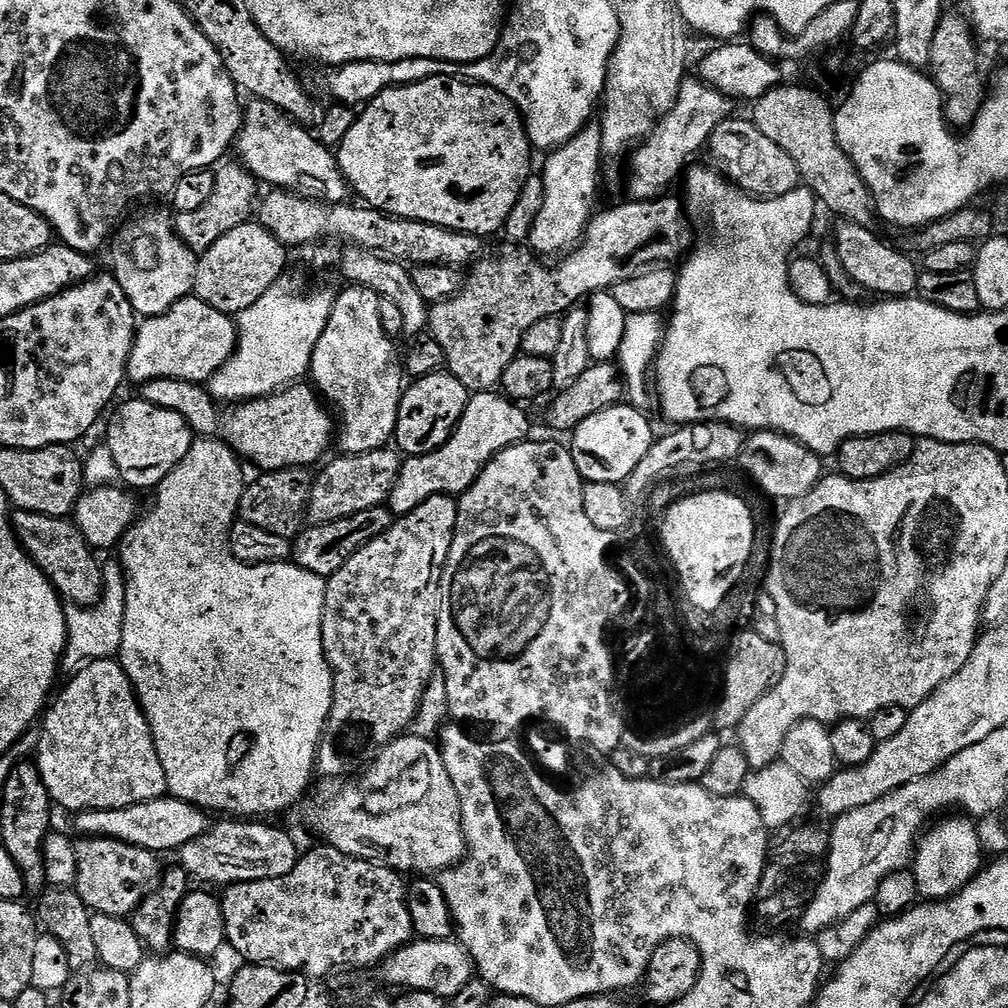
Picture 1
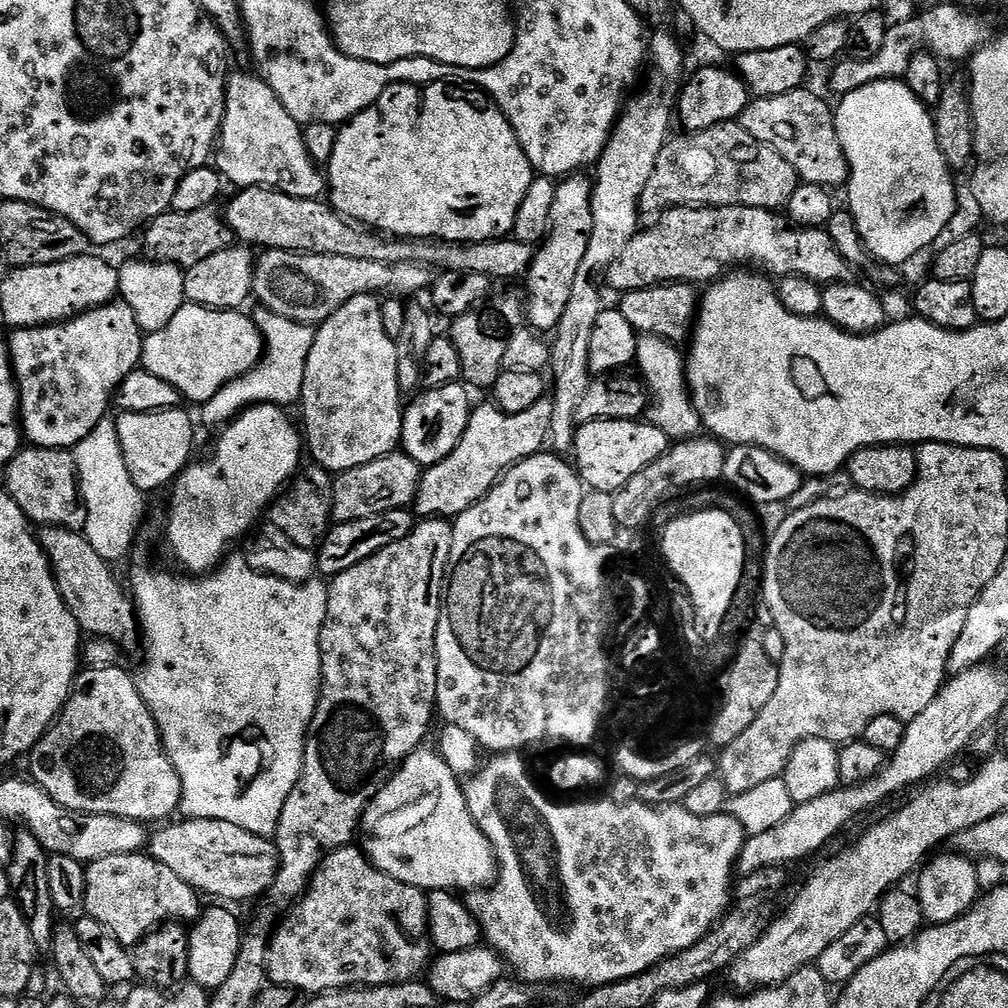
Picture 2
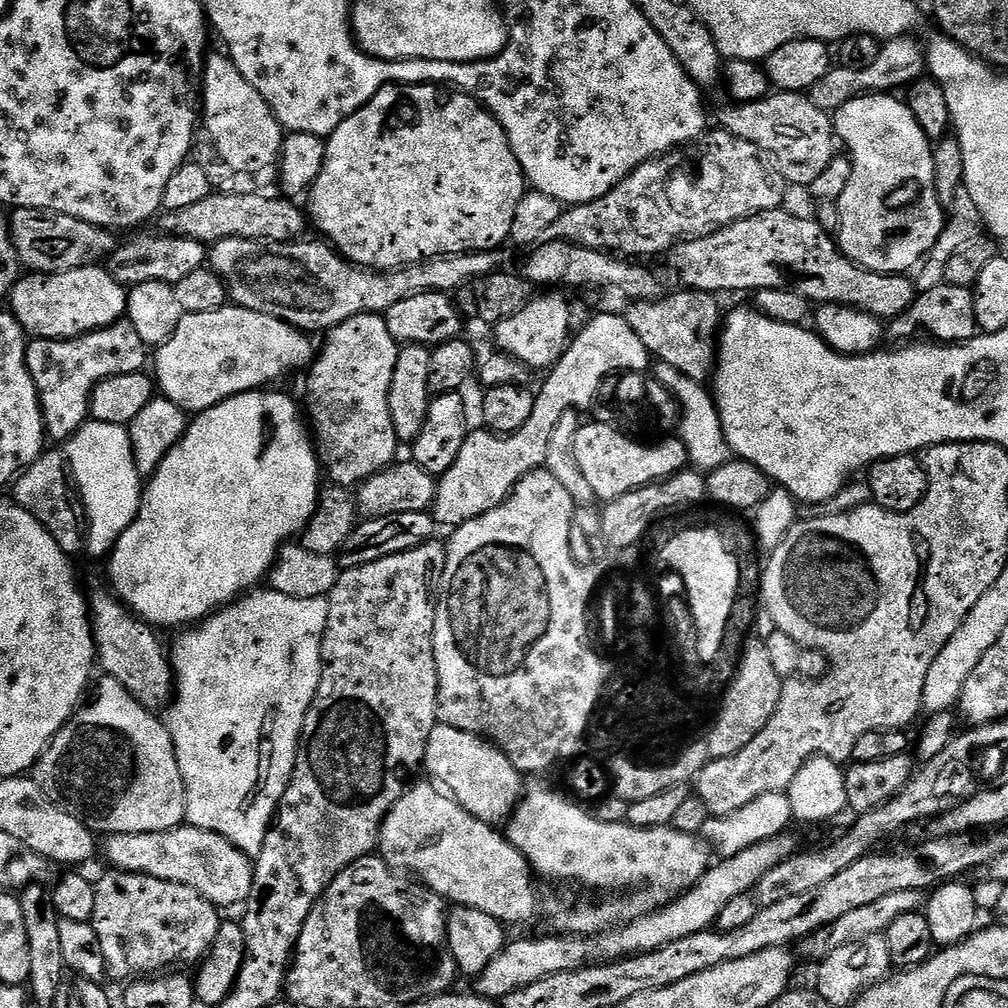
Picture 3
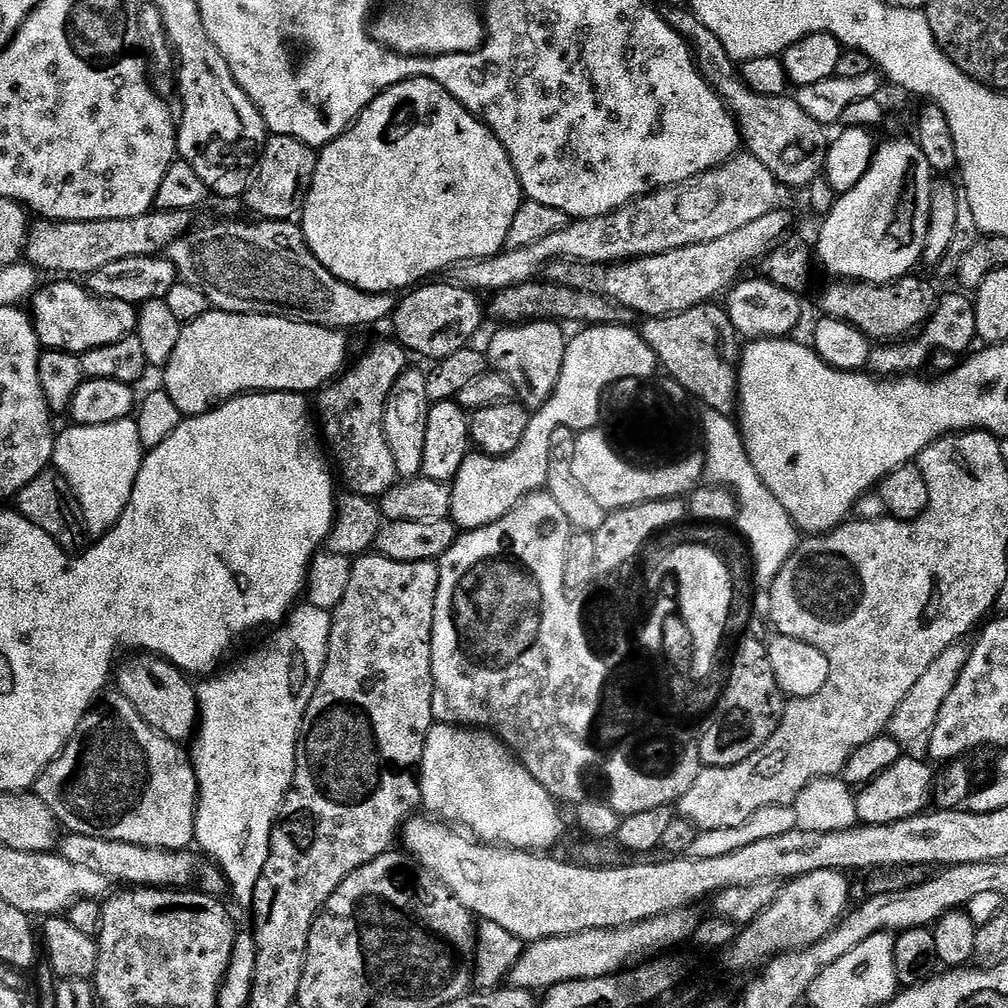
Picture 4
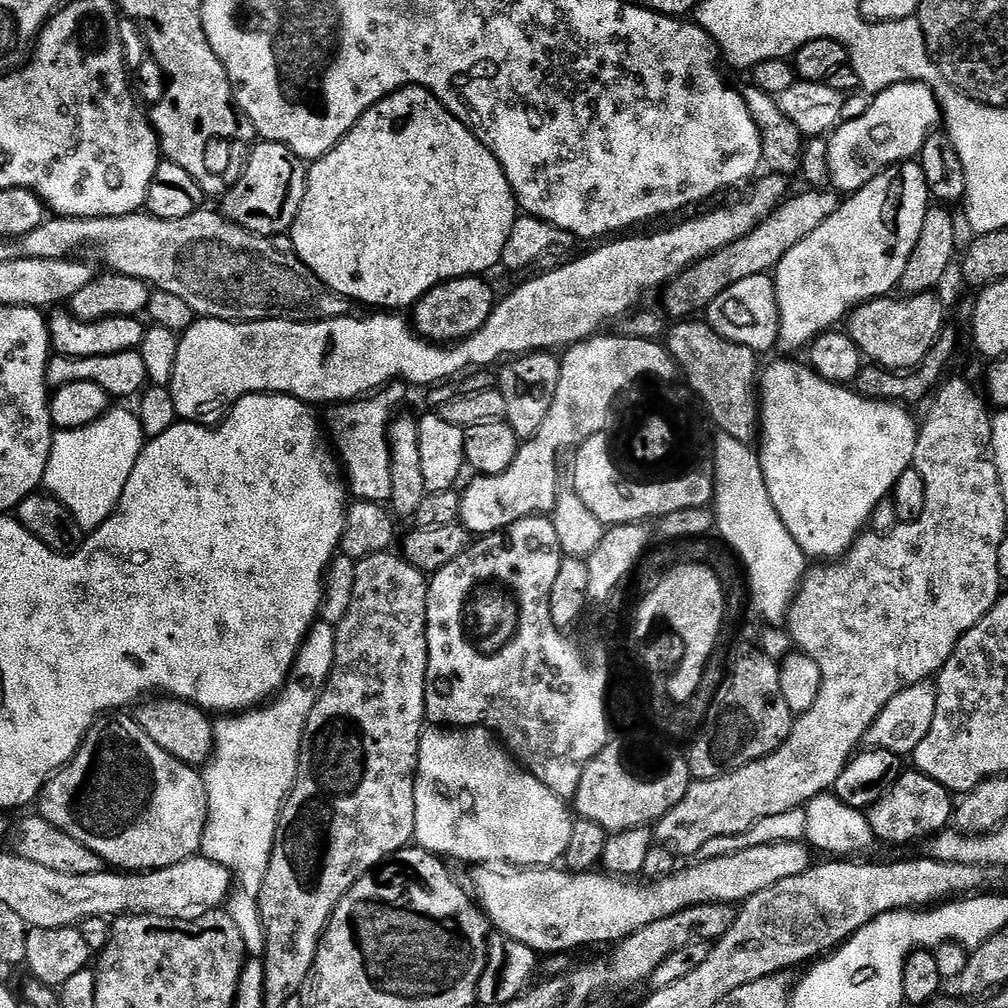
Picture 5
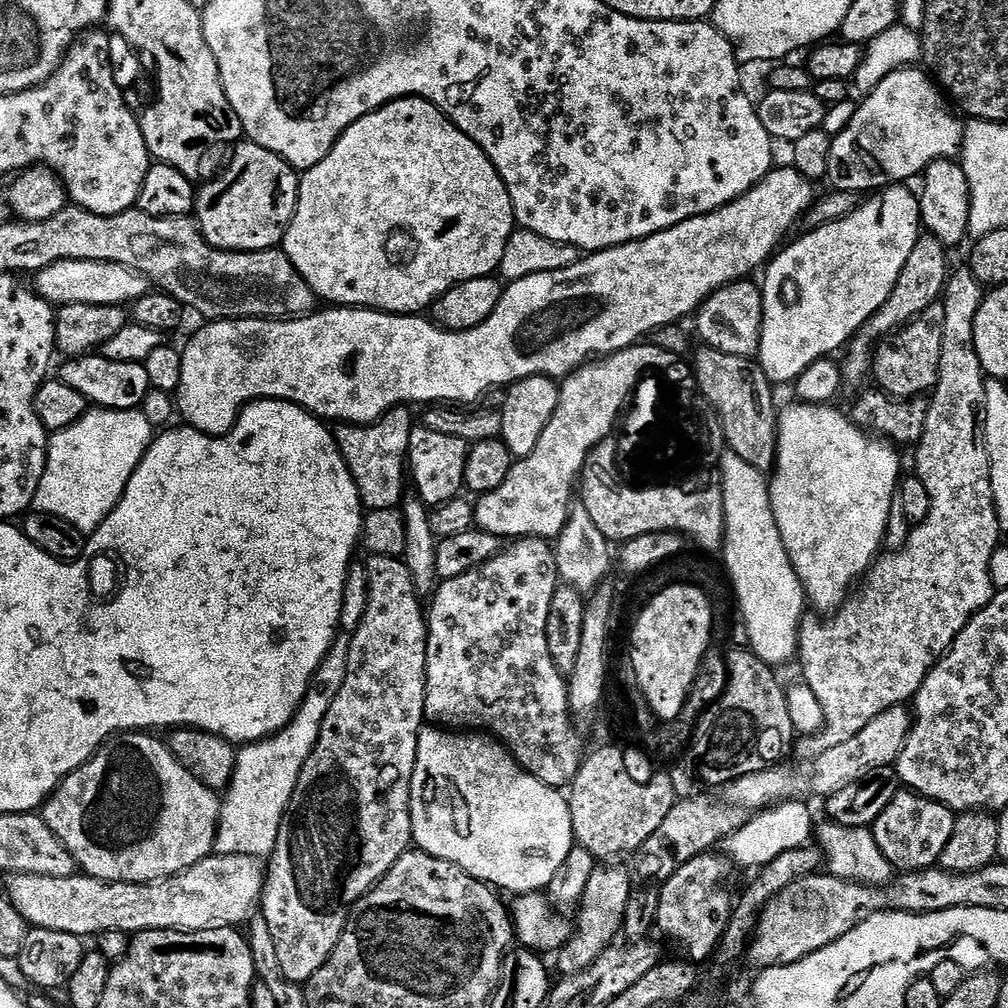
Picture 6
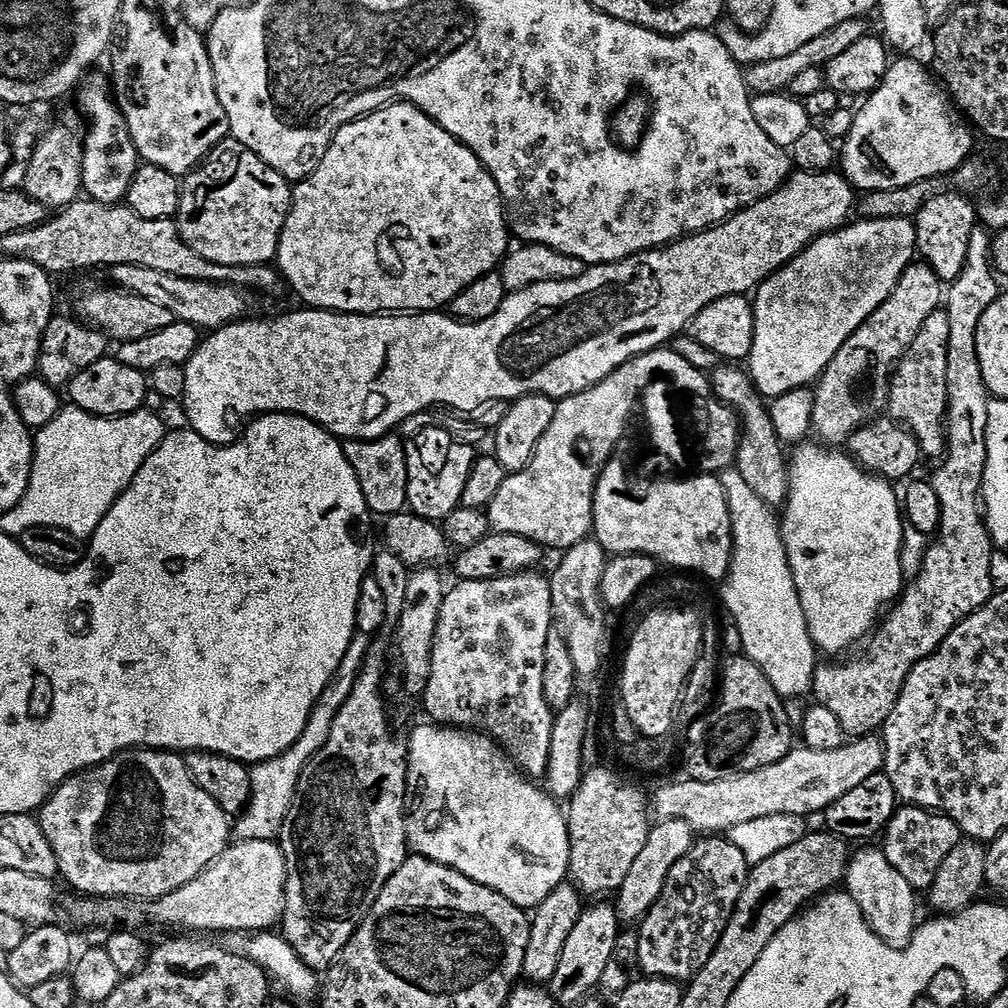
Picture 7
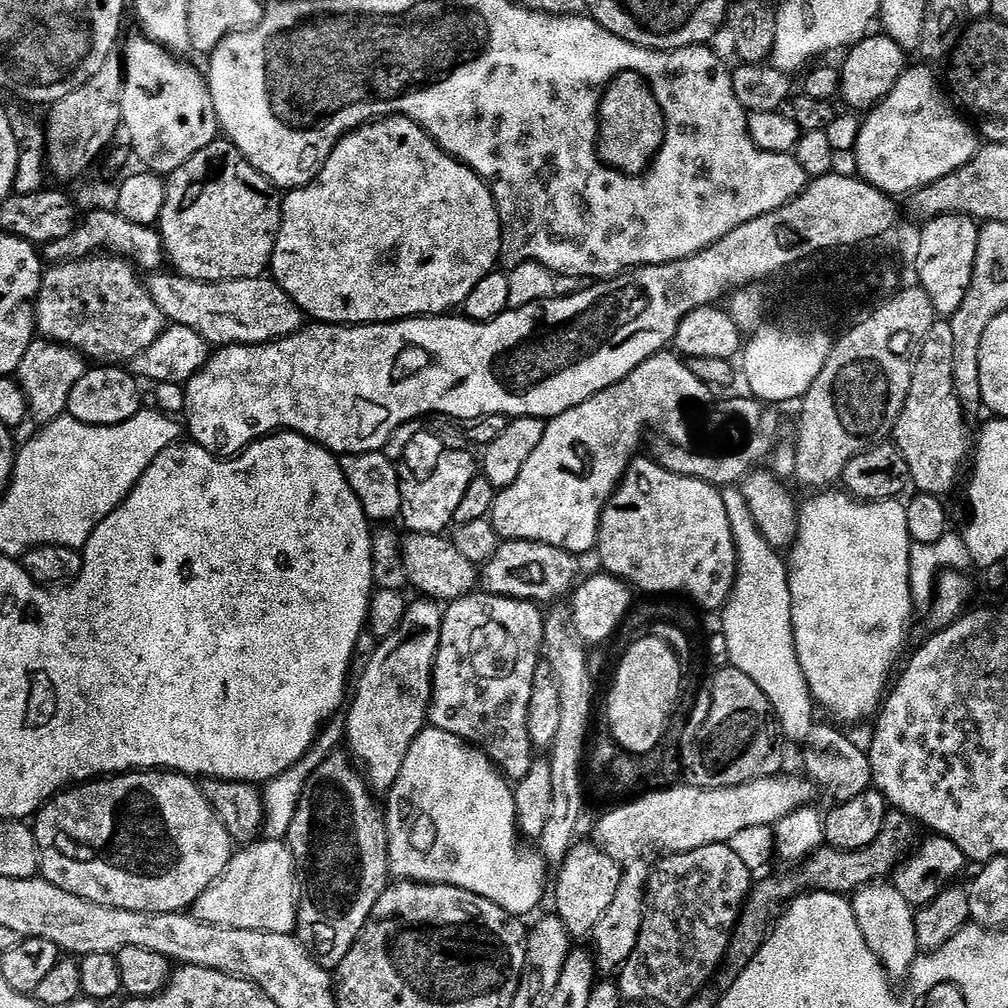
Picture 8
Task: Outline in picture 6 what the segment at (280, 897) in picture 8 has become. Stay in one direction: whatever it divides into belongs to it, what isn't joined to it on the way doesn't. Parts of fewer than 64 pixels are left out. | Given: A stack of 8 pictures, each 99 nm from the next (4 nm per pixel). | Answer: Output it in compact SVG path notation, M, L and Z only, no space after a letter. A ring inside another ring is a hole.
M213 854L185 872L149 884L111 884L83 874L50 878L13 872L7 877L6 898L31 927L62 930L81 938L95 938L106 930L197 932L247 925L261 907L265 877L265 865L257 857Z

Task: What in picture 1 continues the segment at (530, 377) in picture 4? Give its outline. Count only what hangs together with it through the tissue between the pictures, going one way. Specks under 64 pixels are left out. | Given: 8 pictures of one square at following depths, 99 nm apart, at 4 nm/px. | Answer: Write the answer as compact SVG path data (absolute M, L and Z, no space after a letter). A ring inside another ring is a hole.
M590 122L577 136L570 138L570 142L549 151L547 156L548 161L544 164L544 172L542 171L544 202L527 243L531 251L541 257L560 258L571 252L584 239L588 222L598 208L596 191L600 188L600 160L602 161L602 134L599 123Z

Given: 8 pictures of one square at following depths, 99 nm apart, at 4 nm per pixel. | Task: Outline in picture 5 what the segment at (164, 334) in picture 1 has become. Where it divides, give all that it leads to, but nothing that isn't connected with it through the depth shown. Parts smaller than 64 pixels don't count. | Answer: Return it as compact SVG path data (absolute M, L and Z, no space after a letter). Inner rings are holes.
M767 174L767 175L768 176L761 175L759 177L759 179L757 179L755 181L755 183L753 183L751 185L751 187L753 186L752 193L750 193L749 196L745 198L745 200L738 201L737 204L728 204L728 205L725 206L725 208L716 208L716 209L713 210L713 212L706 213L705 216L696 216L696 217L693 218L693 220L688 220L688 221L685 222L685 224L678 225L677 228L668 228L668 229L666 229L665 232L652 232L652 233L649 234L649 236L632 236L632 235L636 235L636 234L628 234L628 235L625 235L623 238L612 238L612 239L609 239L607 242L604 242L604 243L608 243L609 242L609 244L601 243L599 246L596 246L596 247L600 247L601 246L601 248L594 249L593 252L589 254L589 256L580 256L580 257L577 258L577 260L572 260L572 261L569 262L569 264L562 265L561 268L552 268L552 269L549 270L549 272L544 272L544 273L541 274L541 276L536 276L536 277L533 278L533 280L528 280L528 281L525 282L525 284L518 285L517 288L514 289L513 292L510 293L509 296L505 298L505 300L504 300L504 297L503 297L502 303L499 305L498 310L494 310L490 314L490 318L486 318L486 322L482 326L482 330L478 330L472 336L467 336L467 338L465 340L459 341L459 342L457 342L455 344L449 344L449 345L445 346L445 345L442 345L442 344L434 344L434 343L431 343L431 342L421 338L414 331L413 325L411 323L409 323L409 321L407 319L405 319L405 317L404 317L404 320L405 320L404 321L403 318L400 317L400 316L403 316L403 315L400 315L400 314L368 314L368 315L372 315L372 316L355 316L355 314L349 314L349 315L346 315L346 316L339 316L338 318L334 318L333 320L311 320L310 322L306 322L305 324L299 324L298 322L294 322L293 320L246 320L246 321L243 321L243 322L237 322L235 320L209 320L207 318L198 318L179 337L180 345L178 346L178 358L174 358L174 378L172 379L172 383L170 385L170 391L171 391L172 397L174 398L174 410L176 411L177 417L179 417L179 419L181 421L184 421L184 422L200 422L200 421L203 421L205 419L203 416L212 416L212 415L215 414L215 412L220 412L220 411L221 411L220 413L223 413L225 411L225 409L227 409L229 406L238 403L238 401L241 400L241 398L243 396L246 396L246 395L249 395L249 394L283 394L285 396L295 396L296 399L304 401L304 403L309 405L309 406L317 406L316 404L324 404L323 406L335 406L335 405L337 405L337 404L339 404L341 402L351 402L353 400L359 400L359 399L361 399L363 397L373 395L373 394L379 392L381 388L383 388L383 387L385 387L385 386L387 386L387 385L389 385L389 384L391 384L393 382L396 382L396 381L403 382L403 383L405 383L405 384L407 384L409 386L415 386L415 384L428 384L427 386L443 385L445 382L448 382L448 381L452 380L452 379L450 379L451 376L456 376L456 375L459 374L459 372L466 371L467 368L472 368L471 370L488 370L488 369L491 369L494 366L494 365L491 365L491 364L496 364L497 363L496 365L499 365L501 362L507 361L509 358L515 358L515 357L518 357L518 356L525 356L525 354L527 352L552 352L553 350L567 350L567 349L571 348L573 344L581 344L581 342L583 342L584 340L589 340L590 337L592 337L594 335L597 335L597 333L599 333L601 331L601 329L603 329L603 328L600 328L600 327L602 327L603 324L607 322L607 320L609 320L609 322L615 322L615 321L619 320L620 317L627 316L629 312L633 311L633 309L635 309L637 307L637 305L639 305L639 304L636 304L636 303L638 303L639 300L642 299L643 296L647 294L647 292L652 292L652 291L655 290L655 288L657 288L657 290L663 289L665 287L665 285L667 285L669 280L675 280L676 277L682 275L682 273L690 265L697 264L699 262L699 260L706 259L706 257L708 257L708 256L712 255L712 253L718 251L719 248L725 248L726 246L730 246L730 242L734 242L738 238L742 238L746 234L750 234L750 230L754 230L755 228L757 228L760 225L760 223L762 223L763 220L765 220L765 218L767 218L770 215L770 213L773 212L774 209L779 204L781 204L781 202L784 201L784 199L789 195L789 192L790 192L790 189L788 189L787 182L784 181L784 180L787 180L787 179L785 179L785 177L783 175L780 175L780 174Z

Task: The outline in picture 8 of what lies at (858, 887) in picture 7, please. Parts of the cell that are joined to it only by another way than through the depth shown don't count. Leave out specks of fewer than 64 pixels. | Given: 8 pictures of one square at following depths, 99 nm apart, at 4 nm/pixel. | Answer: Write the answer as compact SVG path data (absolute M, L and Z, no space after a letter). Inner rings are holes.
M877 882L859 888L850 900L858 930L862 930L862 938L866 938L866 946L880 960L880 965L888 973L888 979L893 982L907 981L912 972L912 963L920 952L916 937L916 917L914 905L906 902L902 894L890 882Z

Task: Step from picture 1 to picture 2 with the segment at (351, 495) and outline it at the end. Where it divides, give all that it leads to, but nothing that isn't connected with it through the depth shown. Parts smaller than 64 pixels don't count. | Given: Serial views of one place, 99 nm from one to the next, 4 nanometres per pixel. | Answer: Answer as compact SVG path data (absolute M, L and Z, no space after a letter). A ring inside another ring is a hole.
M402 450L374 458L374 462L366 462L366 466L341 472L332 481L331 519L345 524L358 518L374 518L374 514L386 514L386 510L408 508L415 501L421 475L420 464Z

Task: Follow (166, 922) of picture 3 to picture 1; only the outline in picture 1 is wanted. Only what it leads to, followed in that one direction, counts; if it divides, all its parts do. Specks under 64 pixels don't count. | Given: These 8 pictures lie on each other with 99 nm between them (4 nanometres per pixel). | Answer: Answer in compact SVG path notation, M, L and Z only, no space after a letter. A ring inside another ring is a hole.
M90 836L81 839L76 844L76 853L78 854L78 874L76 875L76 883L74 891L80 895L82 902L93 913L101 912L107 916L121 916L123 918L131 917L132 913L148 895L152 893L152 889L160 883L162 875L162 864L159 864L157 853L139 848L138 846L130 846L121 840L111 840L105 836Z

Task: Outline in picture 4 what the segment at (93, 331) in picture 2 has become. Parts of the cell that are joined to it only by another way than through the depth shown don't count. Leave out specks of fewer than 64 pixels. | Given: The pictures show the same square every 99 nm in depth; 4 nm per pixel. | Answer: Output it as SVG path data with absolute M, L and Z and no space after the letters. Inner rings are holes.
M133 334L122 338L122 342L83 352L81 356L76 356L73 352L45 351L40 357L40 381L48 408L52 413L60 414L71 409L74 394L87 380L136 382L144 368L146 369L146 361L142 354L142 342Z

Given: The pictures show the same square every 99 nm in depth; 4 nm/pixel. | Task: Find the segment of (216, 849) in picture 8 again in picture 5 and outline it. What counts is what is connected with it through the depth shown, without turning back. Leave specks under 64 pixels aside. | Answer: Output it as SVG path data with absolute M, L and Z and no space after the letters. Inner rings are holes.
M109 714L101 716L97 720L96 724L86 734L84 741L80 743L80 748L74 754L72 761L64 765L40 791L38 812L46 822L58 826L58 830L70 834L70 838L78 838L78 842L82 842L82 846L94 850L94 854L103 858L105 865L125 872L154 872L158 868L174 866L200 852L200 843L204 837L206 822L208 821L208 795L206 794L203 775L197 769L191 768L188 764L183 764L178 758L174 758L170 754L166 754L166 750L162 750L162 746L158 746L158 742L153 742L150 734L146 734L146 730L142 730L142 726L138 726L135 718L131 715L124 715L128 714Z

